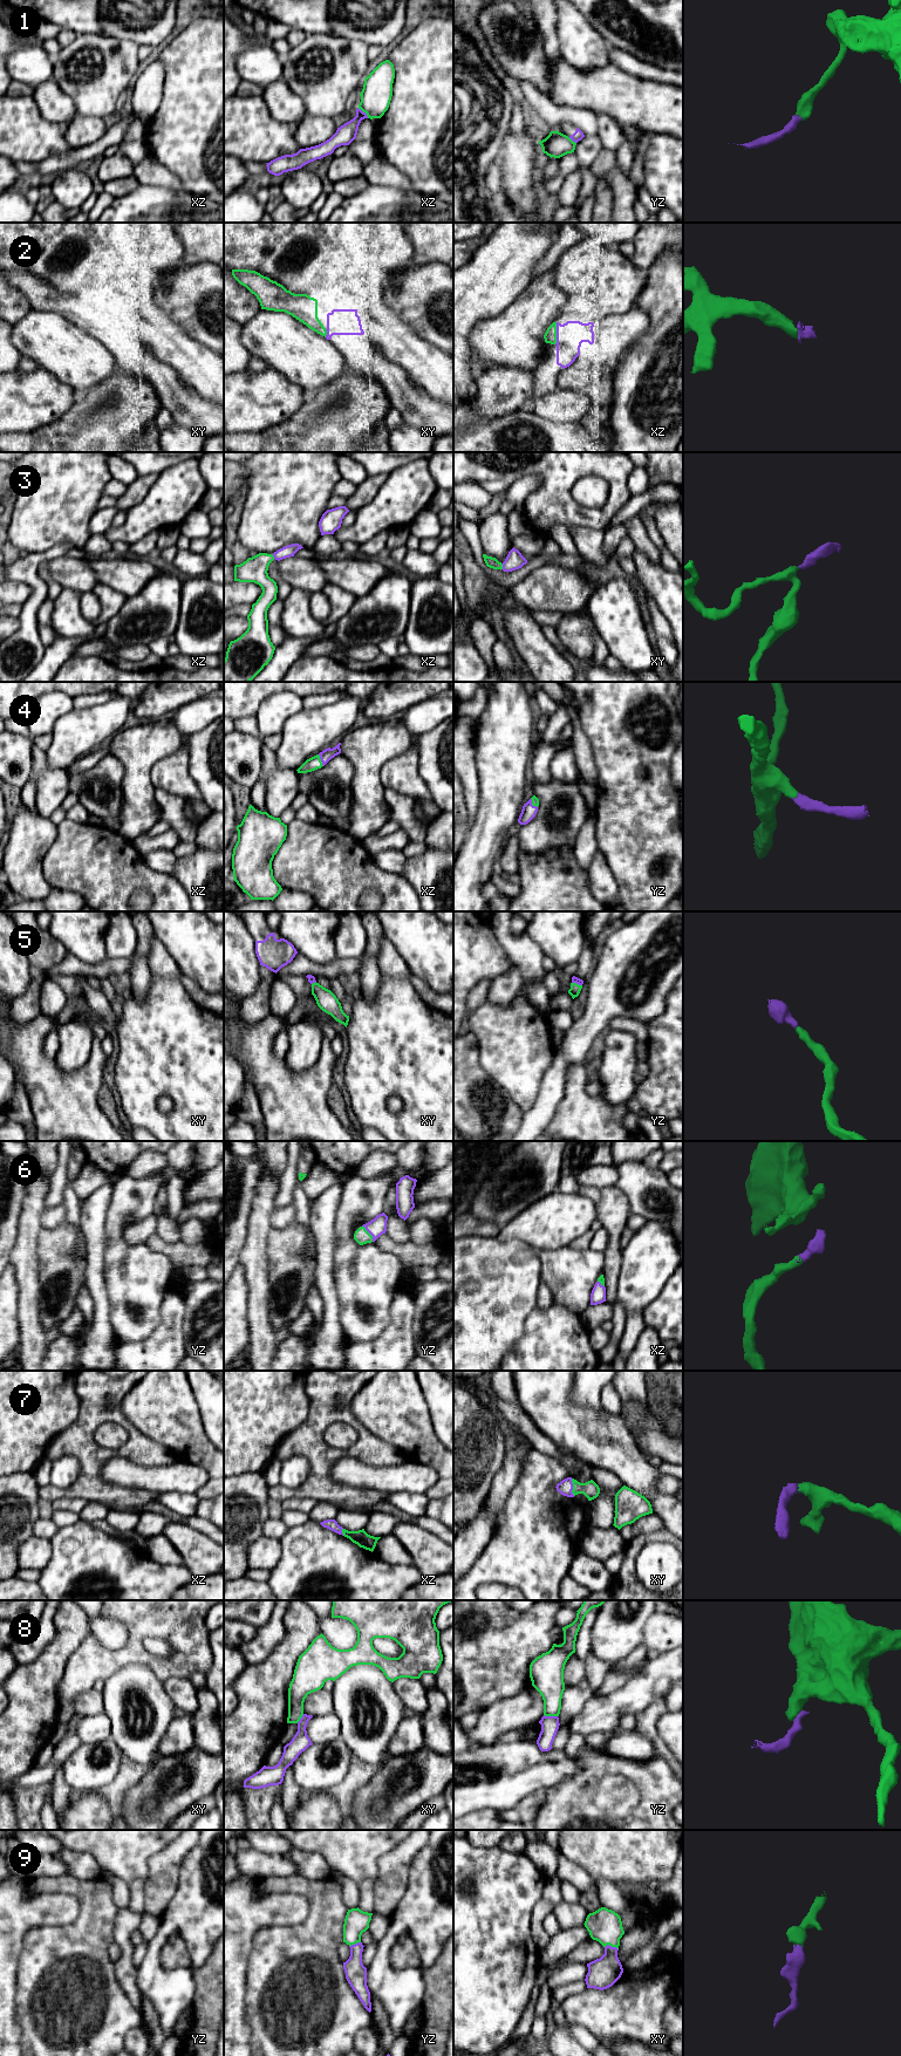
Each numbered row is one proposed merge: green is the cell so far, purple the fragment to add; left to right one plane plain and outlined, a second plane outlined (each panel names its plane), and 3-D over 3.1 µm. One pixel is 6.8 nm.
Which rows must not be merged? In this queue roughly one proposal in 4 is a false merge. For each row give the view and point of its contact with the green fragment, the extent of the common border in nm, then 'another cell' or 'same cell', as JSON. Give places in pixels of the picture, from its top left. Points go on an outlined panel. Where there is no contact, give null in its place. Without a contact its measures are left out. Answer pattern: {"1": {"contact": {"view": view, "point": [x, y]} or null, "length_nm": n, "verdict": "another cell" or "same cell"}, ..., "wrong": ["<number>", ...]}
{"1": {"contact": {"view": "xz", "point": [363, 111]}, "length_nm": 100, "verdict": "another cell"}, "2": {"contact": {"view": "xz", "point": [555, 333]}, "length_nm": 150, "verdict": "same cell"}, "3": {"contact": {"view": "xy", "point": [502, 566]}, "length_nm": 40, "verdict": "same cell"}, "4": {"contact": {"view": "xz", "point": [320, 760]}, "length_nm": 90, "verdict": "same cell"}, "5": {"contact": {"view": "yz", "point": [575, 983]}, "length_nm": 80, "verdict": "same cell"}, "6": {"contact": {"view": "yz", "point": [369, 1234]}, "length_nm": 130, "verdict": "same cell"}, "7": {"contact": {"view": "xy", "point": [573, 1487]}, "length_nm": 120, "verdict": "same cell"}, "8": {"contact": {"view": "yz", "point": [551, 1715]}, "length_nm": 100, "verdict": "another cell"}, "9": {"contact": {"view": "xy", "point": [612, 1946]}, "length_nm": 100, "verdict": "same cell"}, "wrong": ["1", "8"]}

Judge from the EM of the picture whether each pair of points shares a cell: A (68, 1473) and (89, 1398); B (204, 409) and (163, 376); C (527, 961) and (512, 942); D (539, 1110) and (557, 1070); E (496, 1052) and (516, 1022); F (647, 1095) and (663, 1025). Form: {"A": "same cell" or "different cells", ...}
{"A": "different cells", "B": "same cell", "C": "same cell", "D": "same cell", "E": "same cell", "F": "same cell"}

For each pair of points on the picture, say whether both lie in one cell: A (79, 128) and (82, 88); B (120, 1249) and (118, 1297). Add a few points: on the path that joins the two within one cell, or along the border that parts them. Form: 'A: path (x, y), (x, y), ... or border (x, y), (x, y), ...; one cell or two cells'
A: border (77, 114), (102, 118); two cells
B: path (118, 1261), (118, 1285); one cell

